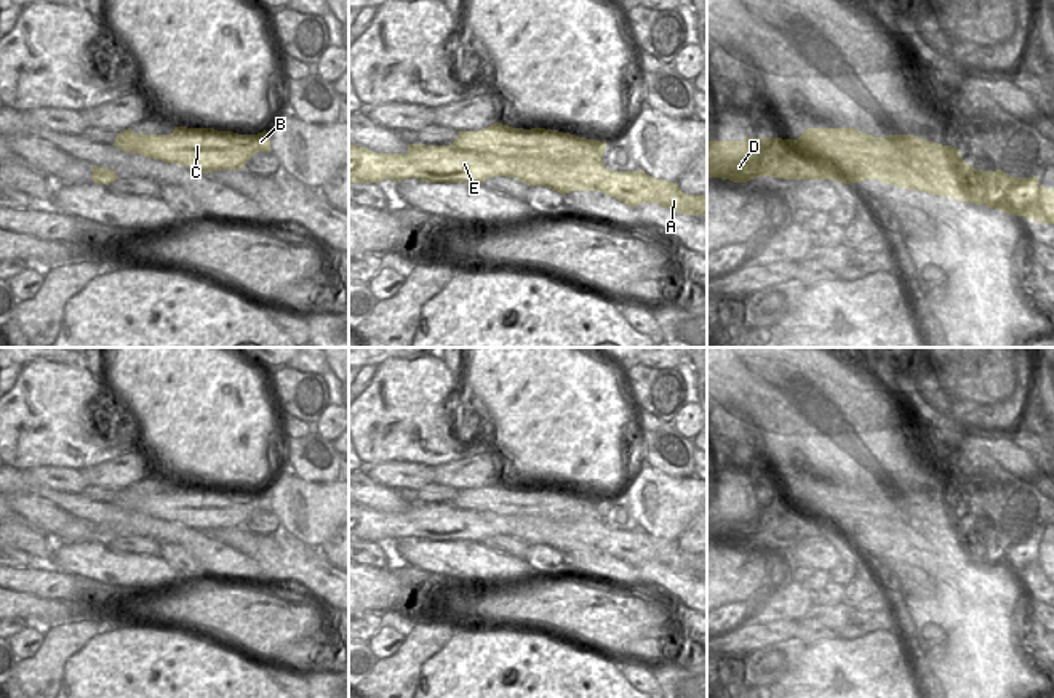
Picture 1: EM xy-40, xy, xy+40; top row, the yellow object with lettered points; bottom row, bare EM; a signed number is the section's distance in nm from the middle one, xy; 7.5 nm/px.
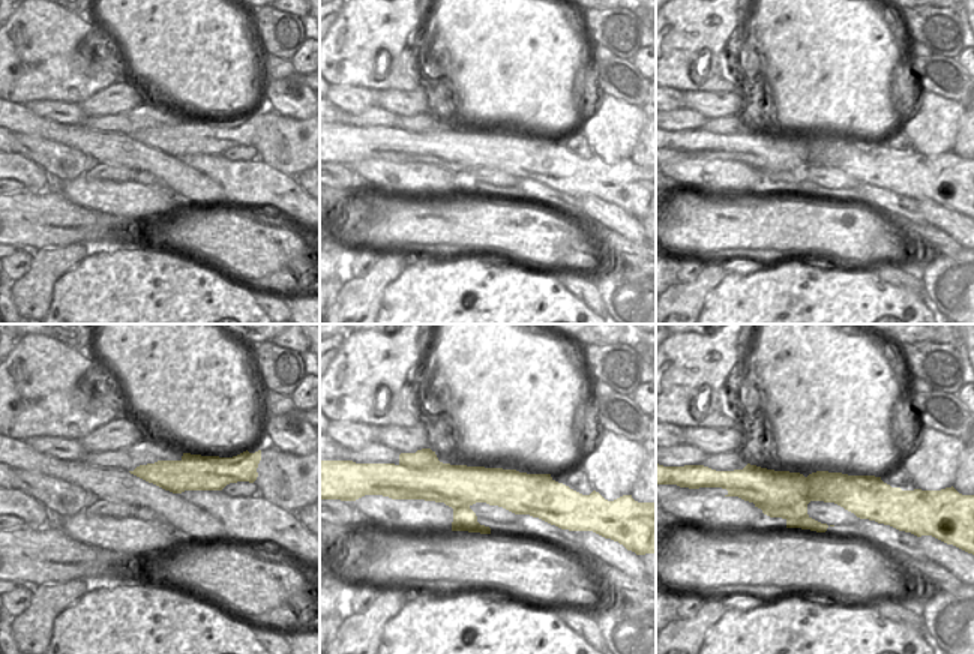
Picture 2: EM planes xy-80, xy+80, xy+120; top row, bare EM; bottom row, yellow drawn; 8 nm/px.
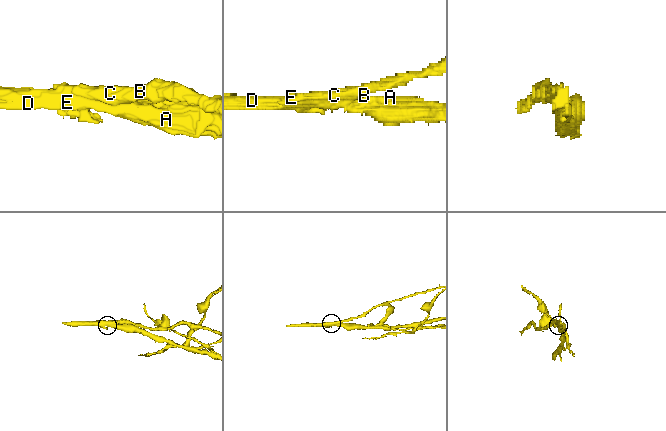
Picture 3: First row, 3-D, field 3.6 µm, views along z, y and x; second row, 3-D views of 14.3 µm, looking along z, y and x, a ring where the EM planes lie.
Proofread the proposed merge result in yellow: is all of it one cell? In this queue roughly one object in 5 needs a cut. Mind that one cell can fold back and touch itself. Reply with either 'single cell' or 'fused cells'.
fused cells

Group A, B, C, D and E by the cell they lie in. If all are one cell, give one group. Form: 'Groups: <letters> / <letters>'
Groups: A D E / B C

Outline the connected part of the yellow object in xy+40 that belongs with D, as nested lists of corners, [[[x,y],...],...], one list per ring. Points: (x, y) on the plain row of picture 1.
[[[782,496],[707,498],[707,536],[747,541],[760,535],[844,543],[878,538],[1054,583],[1054,548],[1041,544],[1036,535],[1012,536],[1001,528],[976,528],[952,504],[924,511],[873,501],[812,506]]]

